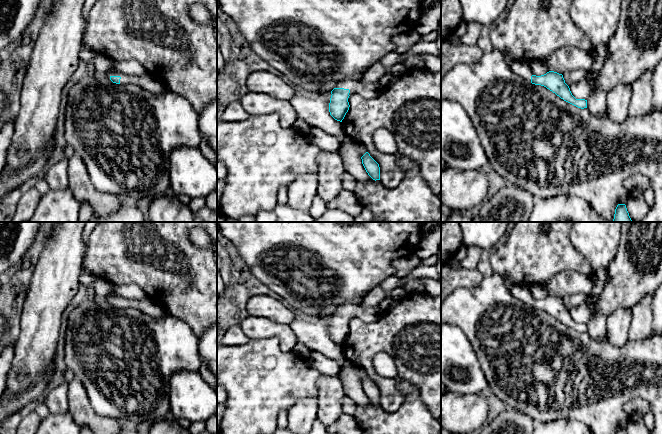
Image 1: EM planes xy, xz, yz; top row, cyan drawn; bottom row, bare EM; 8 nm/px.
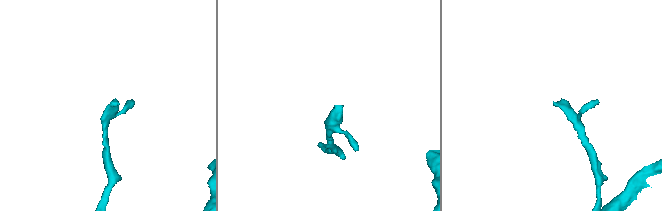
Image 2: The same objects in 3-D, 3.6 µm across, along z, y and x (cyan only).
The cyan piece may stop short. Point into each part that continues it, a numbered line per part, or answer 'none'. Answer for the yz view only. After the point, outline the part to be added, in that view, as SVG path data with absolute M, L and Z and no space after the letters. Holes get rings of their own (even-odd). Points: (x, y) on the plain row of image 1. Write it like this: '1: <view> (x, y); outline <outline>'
1: yz (522, 292); outline M514 285L511 291L512 295L521 300L525 305L531 307L531 300L534 299L530 292L530 286L527 285Z

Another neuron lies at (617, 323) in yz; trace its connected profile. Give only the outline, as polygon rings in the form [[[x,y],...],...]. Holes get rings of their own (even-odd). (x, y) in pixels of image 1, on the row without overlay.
[[[618,308],[606,319],[606,335],[609,342],[615,347],[622,347],[628,339],[631,324],[631,310]]]

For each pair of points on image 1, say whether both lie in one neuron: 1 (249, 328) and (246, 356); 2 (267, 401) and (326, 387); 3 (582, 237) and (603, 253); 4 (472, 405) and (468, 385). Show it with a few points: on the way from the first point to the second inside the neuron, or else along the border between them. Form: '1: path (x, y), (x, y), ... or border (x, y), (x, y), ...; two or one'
1: border (273, 337), (250, 339); two
2: border (321, 374), (318, 379), (317, 400); two
3: path (587, 237), (598, 248); one
4: border (451, 391), (481, 393); two

